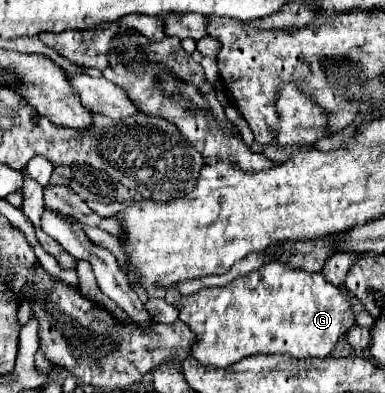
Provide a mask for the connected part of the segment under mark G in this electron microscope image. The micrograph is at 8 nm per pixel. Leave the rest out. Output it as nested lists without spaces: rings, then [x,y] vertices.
[[[269,262],[269,264],[265,264],[265,266],[261,266],[261,268],[253,270],[253,272],[249,272],[247,276],[235,278],[235,280],[233,280],[231,284],[227,284],[227,286],[221,286],[221,288],[203,288],[203,290],[199,290],[197,294],[183,296],[181,306],[179,306],[179,302],[177,302],[175,308],[179,310],[179,320],[183,320],[183,322],[191,328],[191,332],[197,336],[197,344],[193,346],[195,358],[197,358],[201,364],[205,364],[205,366],[211,364],[211,366],[219,366],[219,368],[229,366],[229,364],[235,364],[237,360],[247,358],[247,356],[253,356],[253,354],[289,354],[291,358],[313,358],[313,356],[315,356],[315,358],[327,358],[327,356],[331,354],[331,350],[335,348],[337,340],[345,334],[345,328],[355,322],[355,316],[353,316],[353,312],[351,312],[351,308],[349,308],[349,302],[347,302],[347,298],[339,292],[337,286],[329,284],[319,272],[317,272],[317,274],[309,274],[309,272],[303,272],[303,270],[293,270],[293,268],[289,268],[289,266],[285,266],[285,264],[279,264],[279,262]]]

